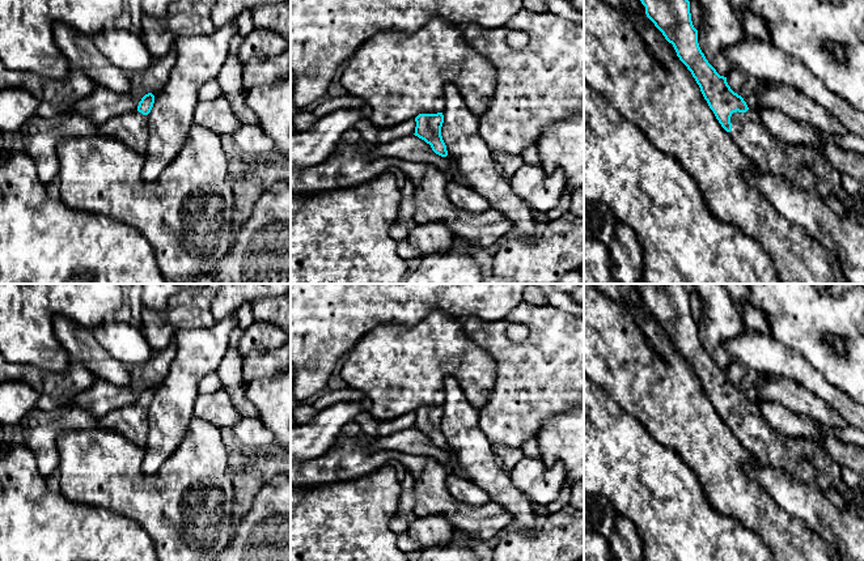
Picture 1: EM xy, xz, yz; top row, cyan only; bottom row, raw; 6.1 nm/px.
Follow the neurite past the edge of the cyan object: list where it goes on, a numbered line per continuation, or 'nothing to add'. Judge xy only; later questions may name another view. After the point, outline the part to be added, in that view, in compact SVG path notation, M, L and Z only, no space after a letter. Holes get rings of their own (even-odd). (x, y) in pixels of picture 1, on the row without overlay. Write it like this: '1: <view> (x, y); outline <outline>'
1: xy (131, 421); outline M137 403L107 412L99 418L98 426L118 432L140 447L147 443L149 421L147 411Z

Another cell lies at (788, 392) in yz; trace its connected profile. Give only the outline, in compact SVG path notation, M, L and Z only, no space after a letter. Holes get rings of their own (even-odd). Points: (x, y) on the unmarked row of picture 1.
M766 375L759 378L757 386L759 400L779 403L797 415L810 417L831 428L847 426L847 422L821 398L793 379Z

